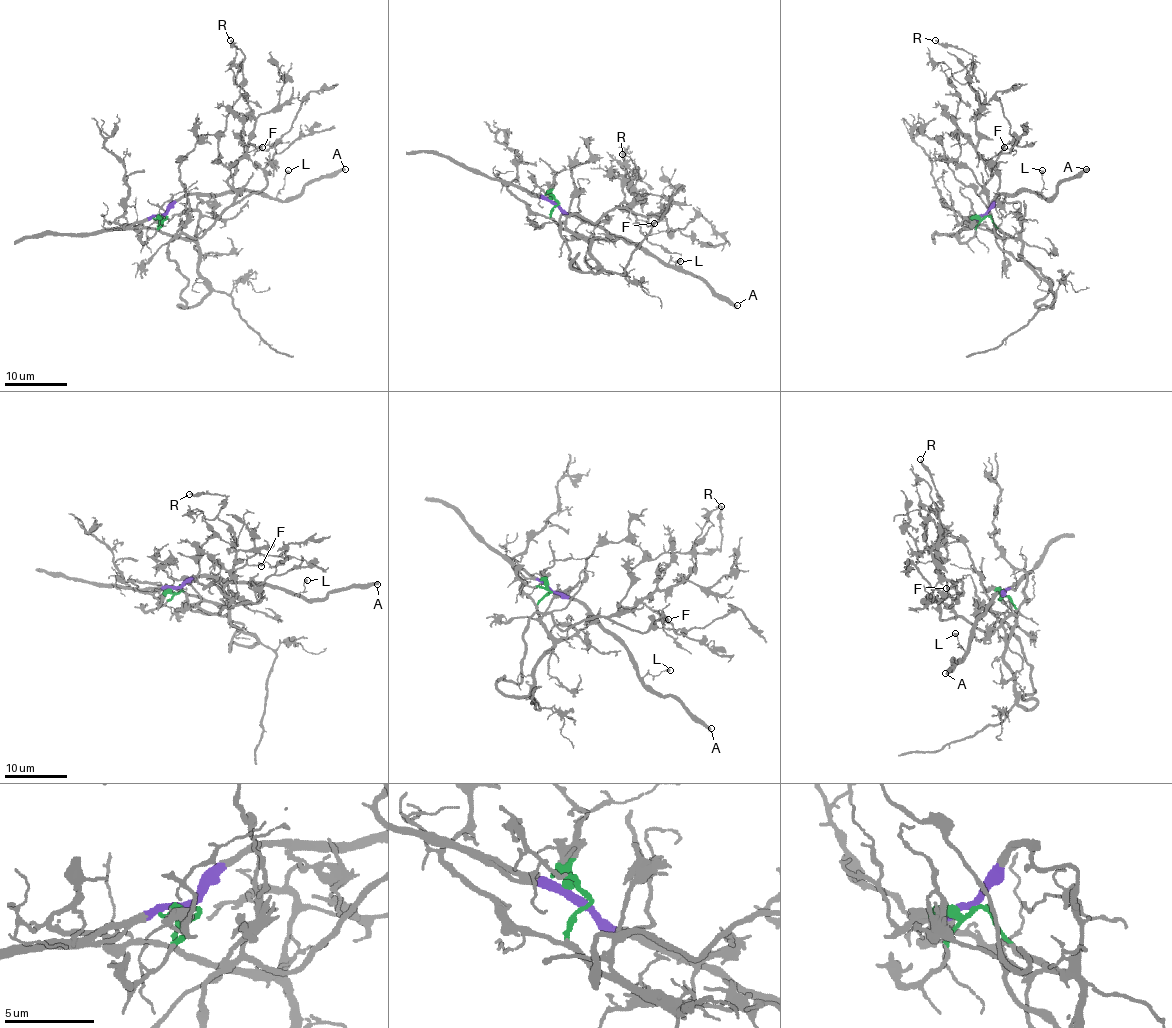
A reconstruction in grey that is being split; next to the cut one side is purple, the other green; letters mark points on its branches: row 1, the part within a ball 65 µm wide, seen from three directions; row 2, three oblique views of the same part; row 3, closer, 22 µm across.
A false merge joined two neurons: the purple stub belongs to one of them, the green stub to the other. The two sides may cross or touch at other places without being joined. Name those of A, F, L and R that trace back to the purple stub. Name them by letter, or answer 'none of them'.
A, L

